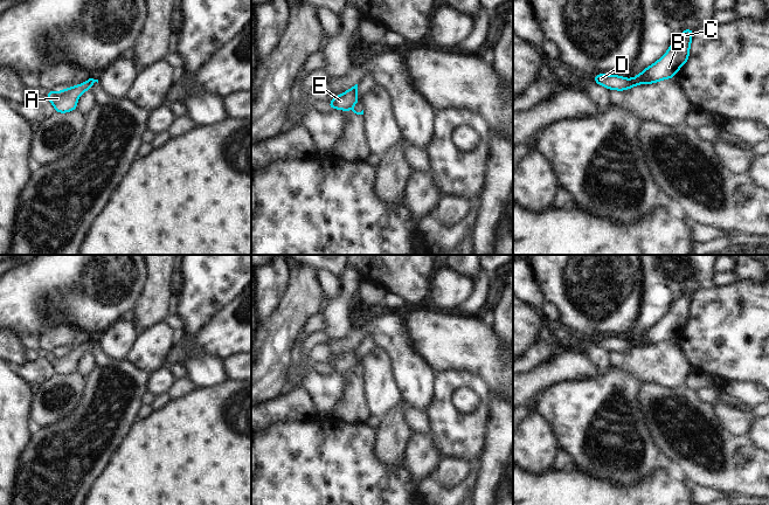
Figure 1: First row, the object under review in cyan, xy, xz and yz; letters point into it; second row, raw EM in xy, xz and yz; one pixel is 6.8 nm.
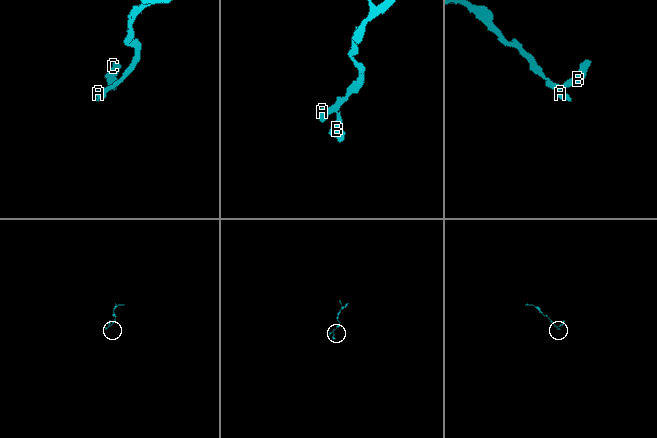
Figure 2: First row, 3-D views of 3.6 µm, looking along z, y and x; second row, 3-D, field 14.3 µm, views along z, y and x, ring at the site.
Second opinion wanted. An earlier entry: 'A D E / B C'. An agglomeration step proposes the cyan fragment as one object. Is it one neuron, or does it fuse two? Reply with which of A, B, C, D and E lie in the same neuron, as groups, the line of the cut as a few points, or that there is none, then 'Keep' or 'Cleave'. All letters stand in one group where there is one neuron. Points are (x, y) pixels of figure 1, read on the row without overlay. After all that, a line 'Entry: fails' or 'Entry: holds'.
Groups: A D E / B C. Split along yz (628, 341), (629, 347). Cleave.
Entry: holds

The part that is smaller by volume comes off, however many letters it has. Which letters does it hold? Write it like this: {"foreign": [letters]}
{"foreign": ["B", "C"]}

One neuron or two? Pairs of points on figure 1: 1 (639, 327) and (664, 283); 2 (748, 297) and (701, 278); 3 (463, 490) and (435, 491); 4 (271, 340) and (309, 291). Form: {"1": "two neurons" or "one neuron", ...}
{"1": "one neuron", "2": "two neurons", "3": "one neuron", "4": "one neuron"}

